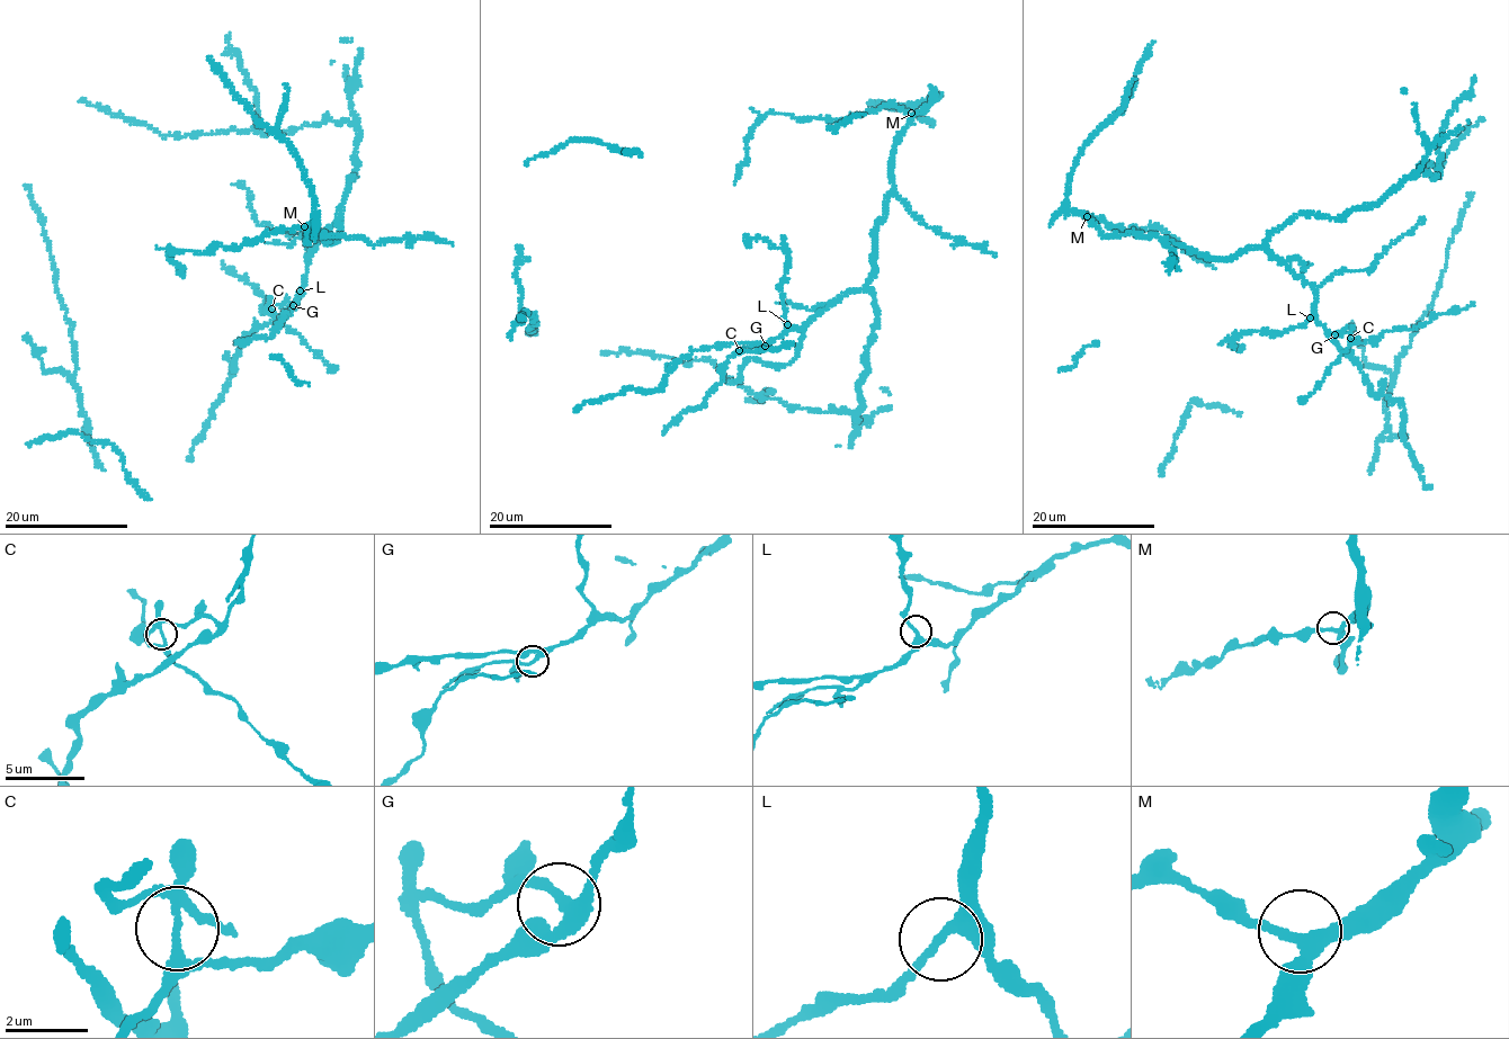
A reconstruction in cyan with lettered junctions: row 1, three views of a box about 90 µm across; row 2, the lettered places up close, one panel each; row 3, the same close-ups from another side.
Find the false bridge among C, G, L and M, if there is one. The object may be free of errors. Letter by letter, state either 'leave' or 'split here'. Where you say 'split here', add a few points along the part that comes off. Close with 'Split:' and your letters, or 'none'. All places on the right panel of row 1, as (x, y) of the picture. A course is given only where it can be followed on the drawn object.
C: split here; course (1350, 338), (1353, 342), (1364, 342), (1386, 332), (1417, 328), (1439, 313), (1460, 312), (1475, 302)
G: leave
L: leave
M: leave
Split: C

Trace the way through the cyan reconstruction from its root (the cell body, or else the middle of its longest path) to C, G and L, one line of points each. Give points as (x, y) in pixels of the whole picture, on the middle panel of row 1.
C: (708, 360), (756, 395), (856, 413), (874, 302), (867, 290), (849, 290), (802, 328), (739, 351)
G: (708, 360), (756, 395), (856, 413), (874, 302), (867, 290), (849, 290), (765, 346)
L: (708, 360), (756, 395), (809, 409), (856, 413), (876, 318), (869, 293), (849, 290), (802, 328), (787, 324)

